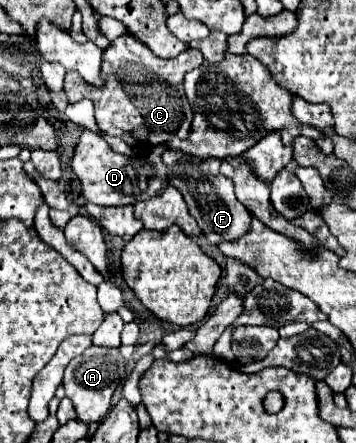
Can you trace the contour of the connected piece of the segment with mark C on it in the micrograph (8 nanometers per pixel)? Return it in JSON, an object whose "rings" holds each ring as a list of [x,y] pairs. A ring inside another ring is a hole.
{"rings":[[[125,34],[117,38],[103,54],[101,76],[105,86],[95,88],[83,82],[79,74],[67,72],[65,94],[69,102],[89,98],[95,104],[95,120],[103,132],[111,136],[125,136],[125,142],[131,148],[139,148],[141,144],[141,148],[147,150],[169,142],[173,136],[187,140],[193,110],[183,94],[183,76],[187,70],[201,66],[203,60],[203,54],[193,48],[187,48],[173,60],[163,60],[155,56],[143,42]]]}

